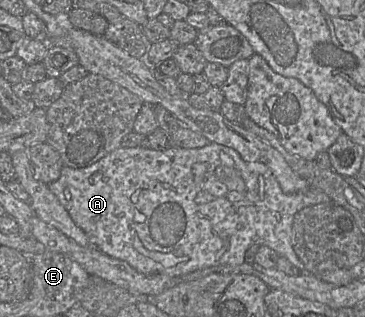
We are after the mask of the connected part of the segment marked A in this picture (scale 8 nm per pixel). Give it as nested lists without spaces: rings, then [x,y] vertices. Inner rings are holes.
[[[209,143],[201,148],[170,147],[166,150],[154,150],[145,146],[119,147],[90,166],[84,168],[63,166],[60,177],[47,186],[66,209],[73,222],[85,232],[90,242],[96,245],[102,253],[127,262],[135,270],[145,275],[183,276],[199,269],[217,265],[240,265],[245,263],[246,250],[252,245],[264,245],[272,248],[279,256],[287,258],[303,273],[305,267],[291,245],[295,214],[305,207],[331,201],[330,197],[320,189],[309,189],[295,194],[284,193],[272,171],[265,164],[246,162],[233,148],[217,143]]]

